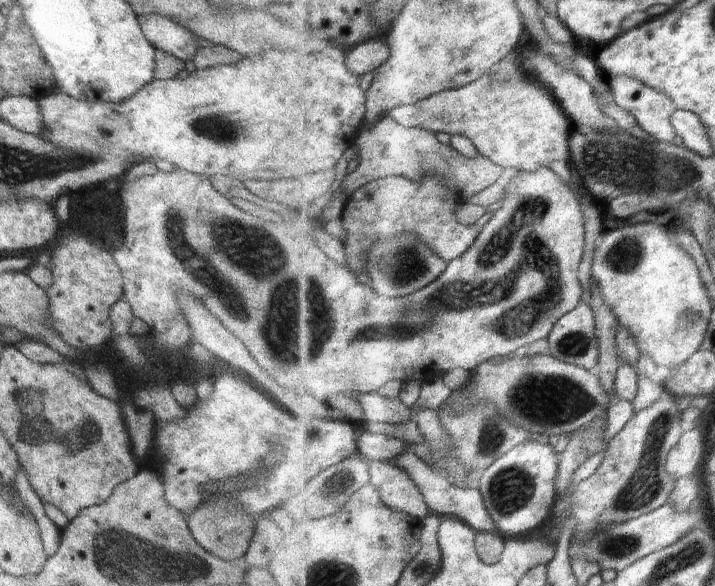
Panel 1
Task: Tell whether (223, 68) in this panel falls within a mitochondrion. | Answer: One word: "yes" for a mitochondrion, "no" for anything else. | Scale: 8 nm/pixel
no

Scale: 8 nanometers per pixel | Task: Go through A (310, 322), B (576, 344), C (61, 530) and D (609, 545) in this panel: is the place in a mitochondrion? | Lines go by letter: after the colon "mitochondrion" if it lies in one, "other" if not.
A: mitochondrion
B: mitochondrion
C: other
D: mitochondrion

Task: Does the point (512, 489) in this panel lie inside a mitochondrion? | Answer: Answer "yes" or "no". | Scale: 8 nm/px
yes

